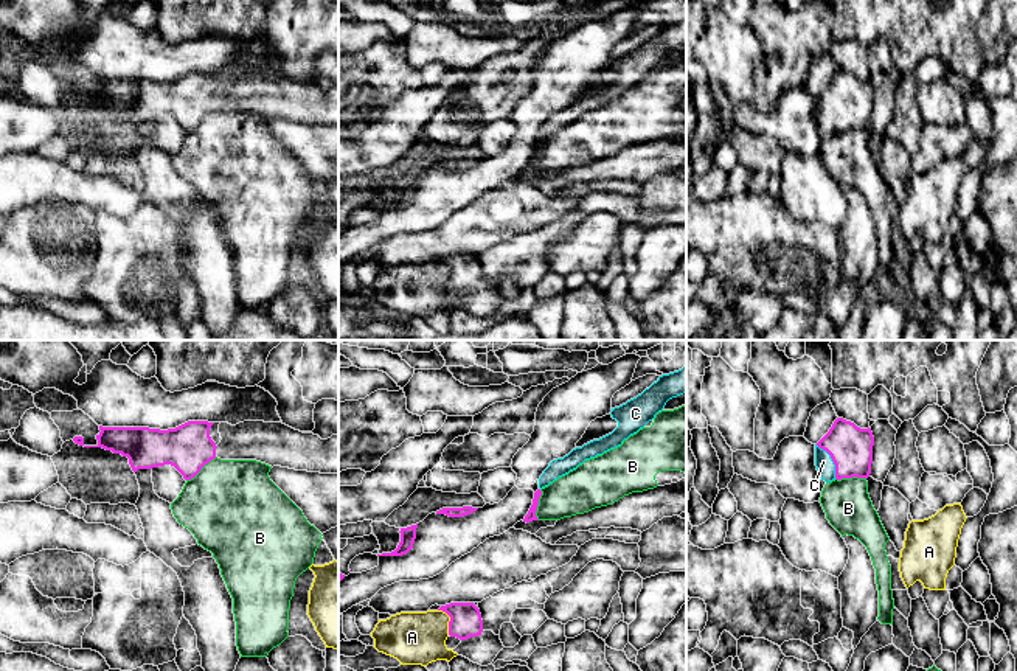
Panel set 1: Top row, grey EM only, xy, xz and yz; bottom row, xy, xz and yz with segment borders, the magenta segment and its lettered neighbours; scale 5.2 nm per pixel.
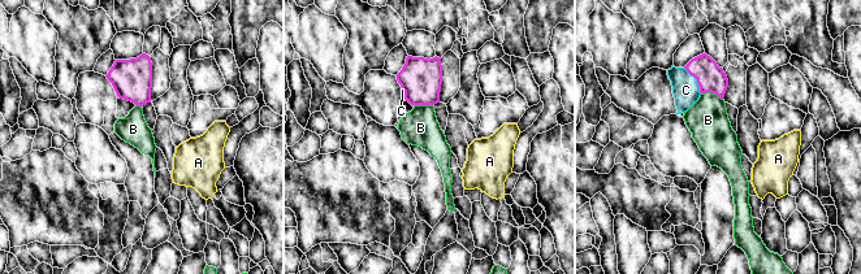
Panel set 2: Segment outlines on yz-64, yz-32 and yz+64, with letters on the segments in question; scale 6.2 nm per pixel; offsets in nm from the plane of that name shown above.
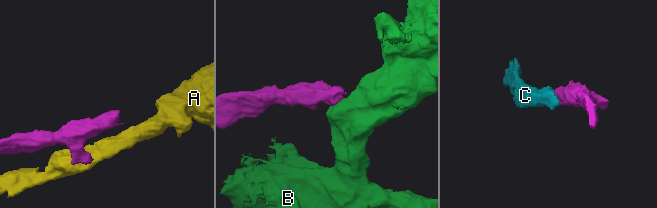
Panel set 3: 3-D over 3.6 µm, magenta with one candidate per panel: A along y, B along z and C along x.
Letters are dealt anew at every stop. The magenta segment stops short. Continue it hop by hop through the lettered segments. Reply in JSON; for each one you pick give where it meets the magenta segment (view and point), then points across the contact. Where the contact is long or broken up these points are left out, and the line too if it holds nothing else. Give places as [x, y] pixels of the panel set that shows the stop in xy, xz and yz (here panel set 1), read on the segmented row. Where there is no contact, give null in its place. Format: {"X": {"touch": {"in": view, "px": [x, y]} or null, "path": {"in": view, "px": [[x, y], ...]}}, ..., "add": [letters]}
{"C": {"touch": {"in": "yz", "px": [833, 460]}, "path": {"in": "yz", "px": [[851, 448], [833, 460], [823, 462]]}}, "add": ["C"]}

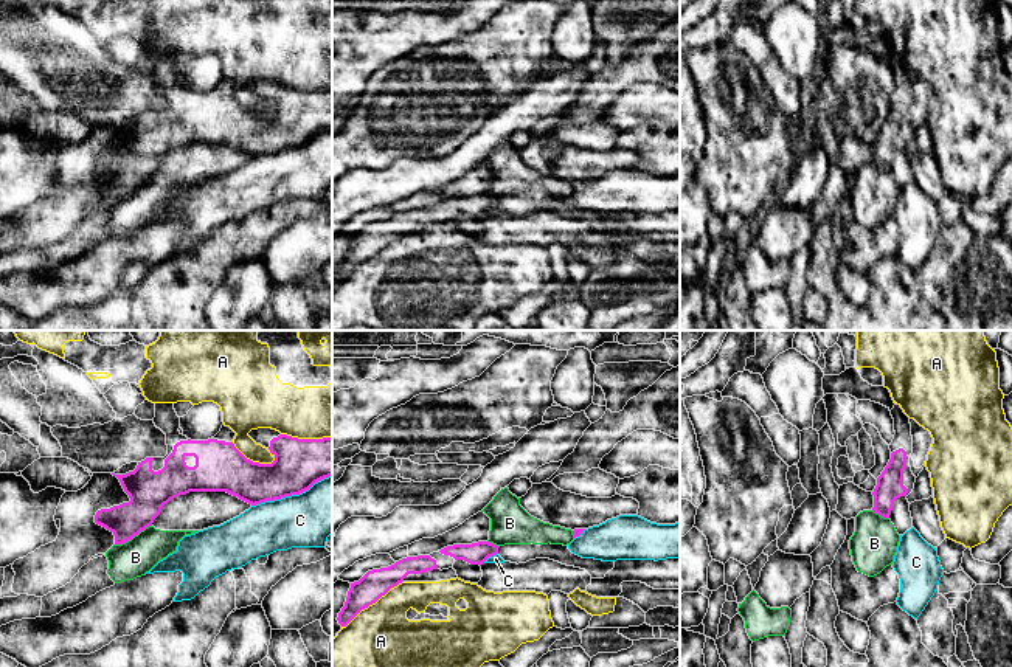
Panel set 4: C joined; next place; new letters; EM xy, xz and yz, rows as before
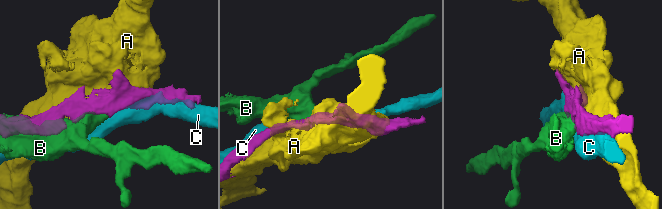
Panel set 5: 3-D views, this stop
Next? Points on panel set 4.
{"add": []}

